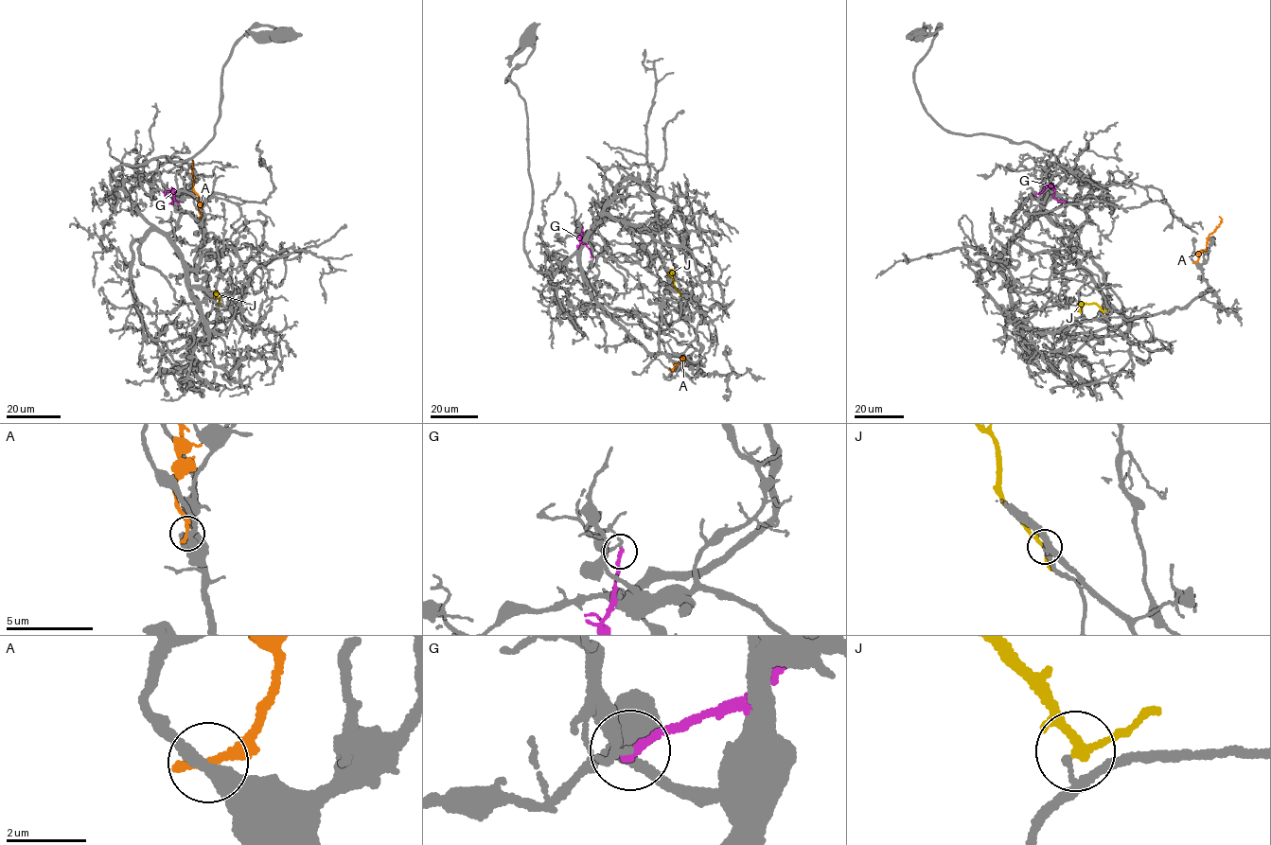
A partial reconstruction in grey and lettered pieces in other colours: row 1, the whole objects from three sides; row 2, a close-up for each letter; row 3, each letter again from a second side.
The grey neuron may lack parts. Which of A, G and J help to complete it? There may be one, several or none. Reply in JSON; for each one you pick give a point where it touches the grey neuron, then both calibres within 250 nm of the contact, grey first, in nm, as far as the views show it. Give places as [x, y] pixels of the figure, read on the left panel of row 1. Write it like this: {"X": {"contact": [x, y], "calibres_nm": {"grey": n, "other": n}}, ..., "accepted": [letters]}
{"accepted": []}

